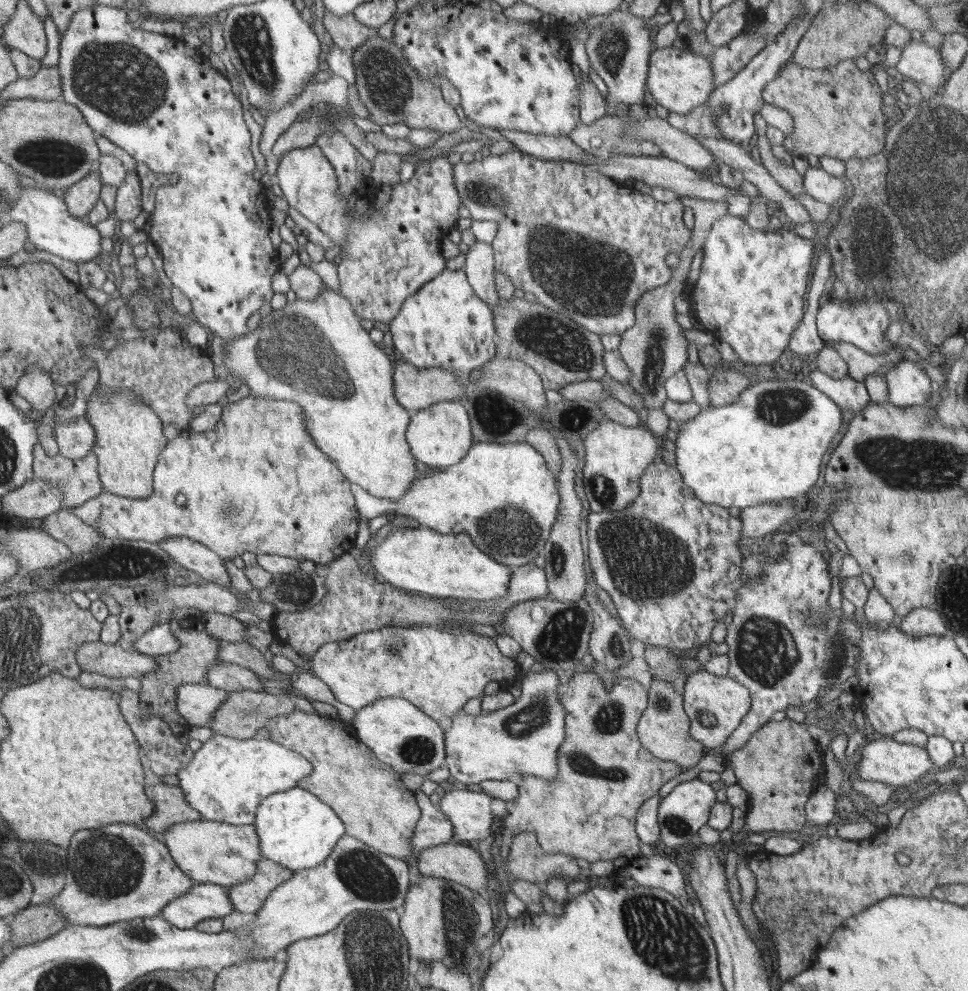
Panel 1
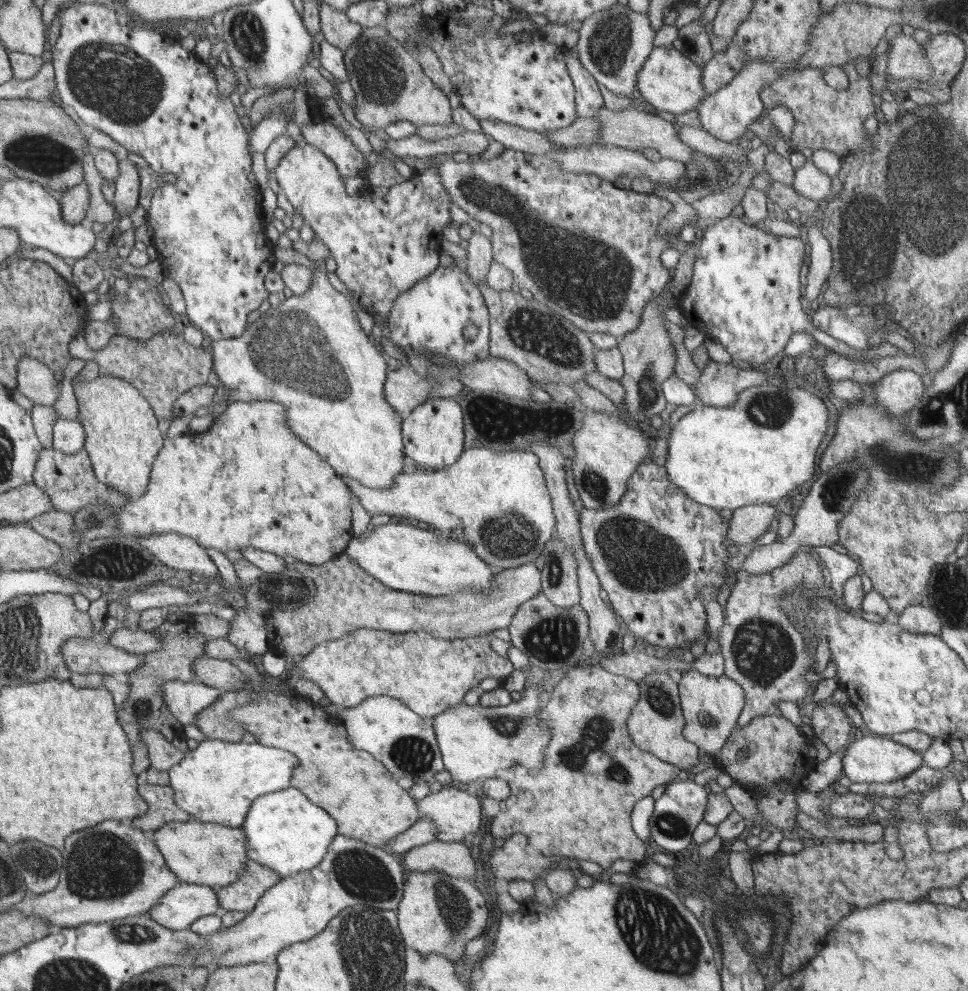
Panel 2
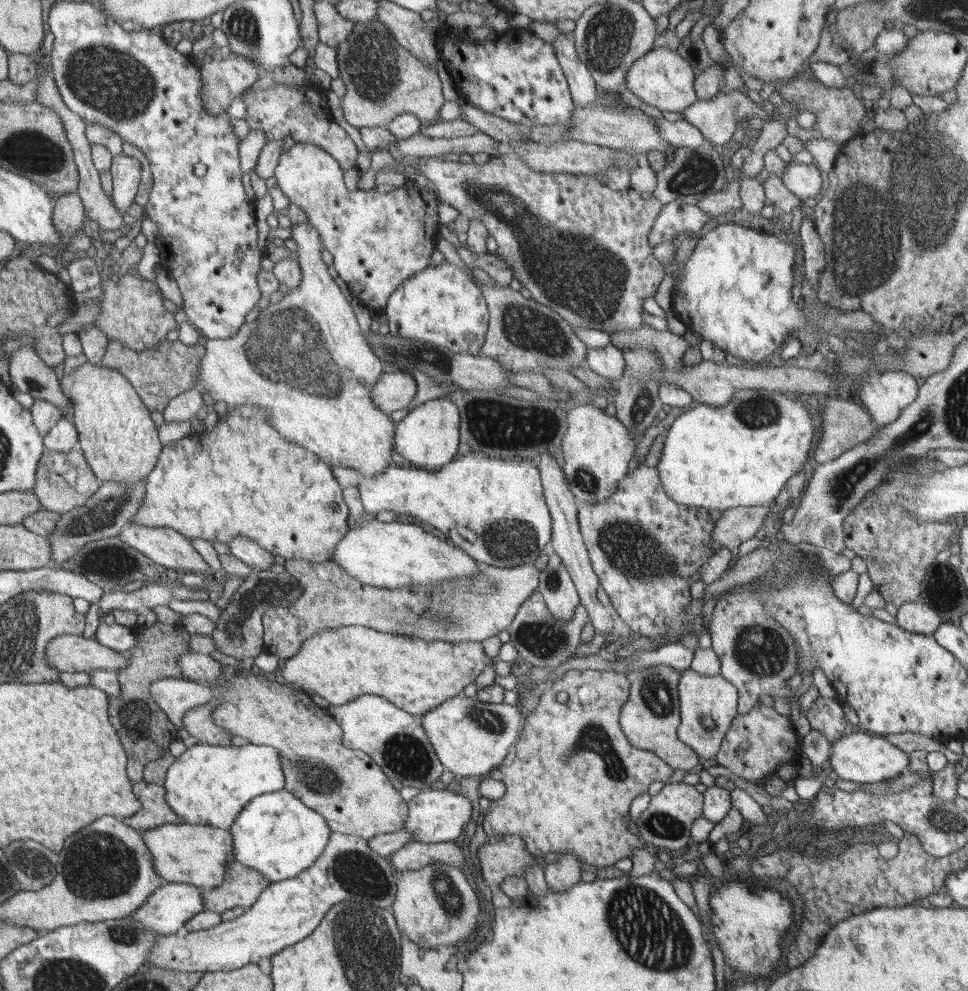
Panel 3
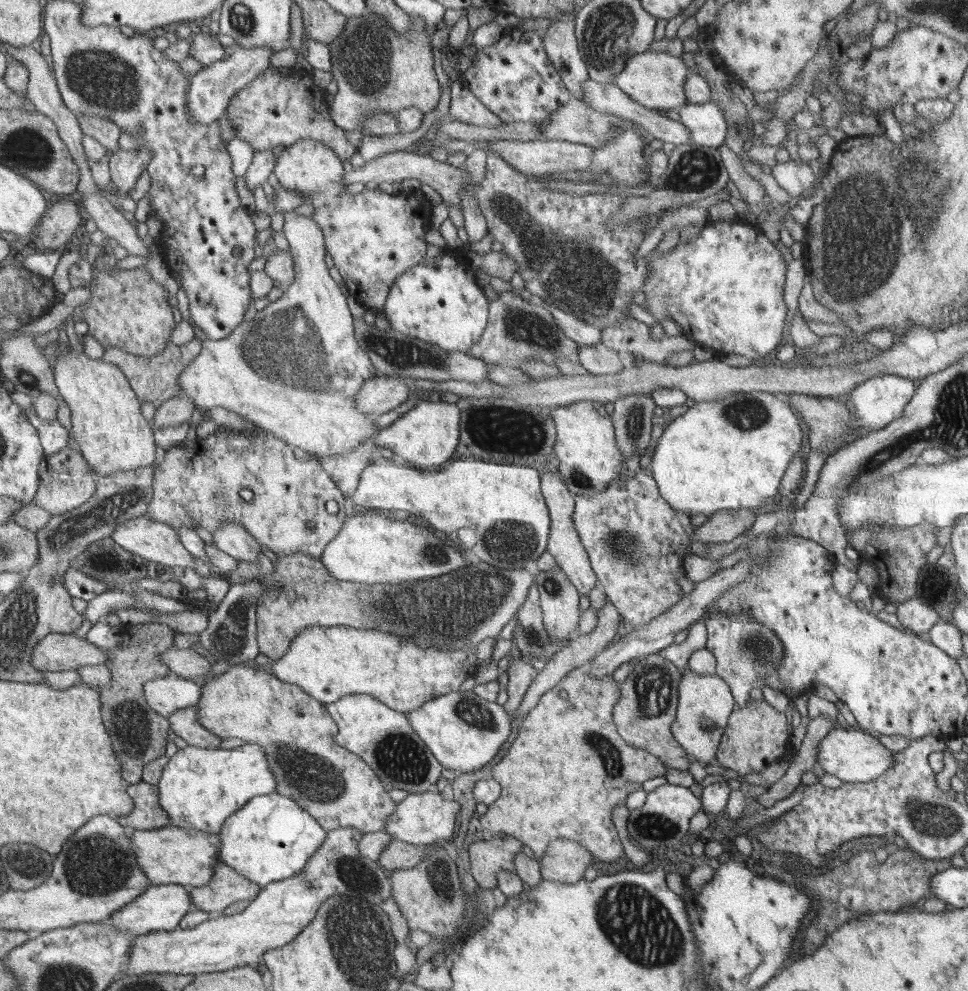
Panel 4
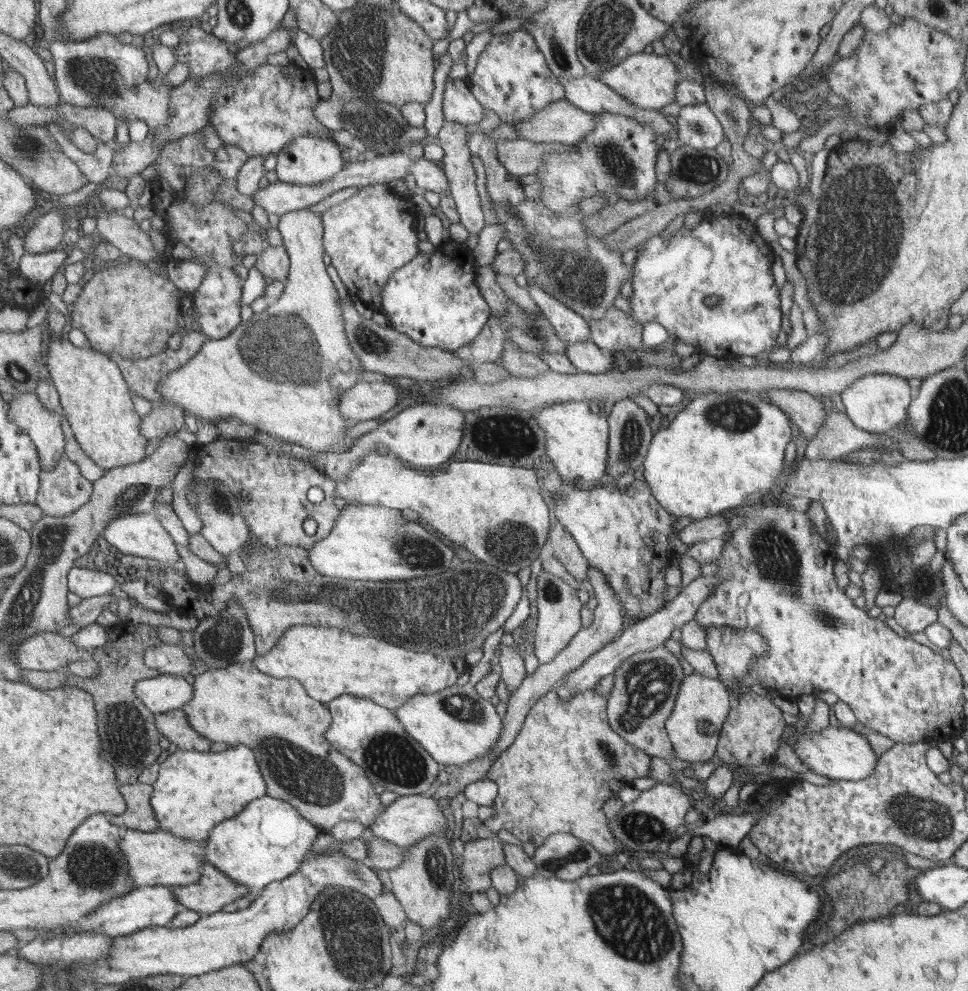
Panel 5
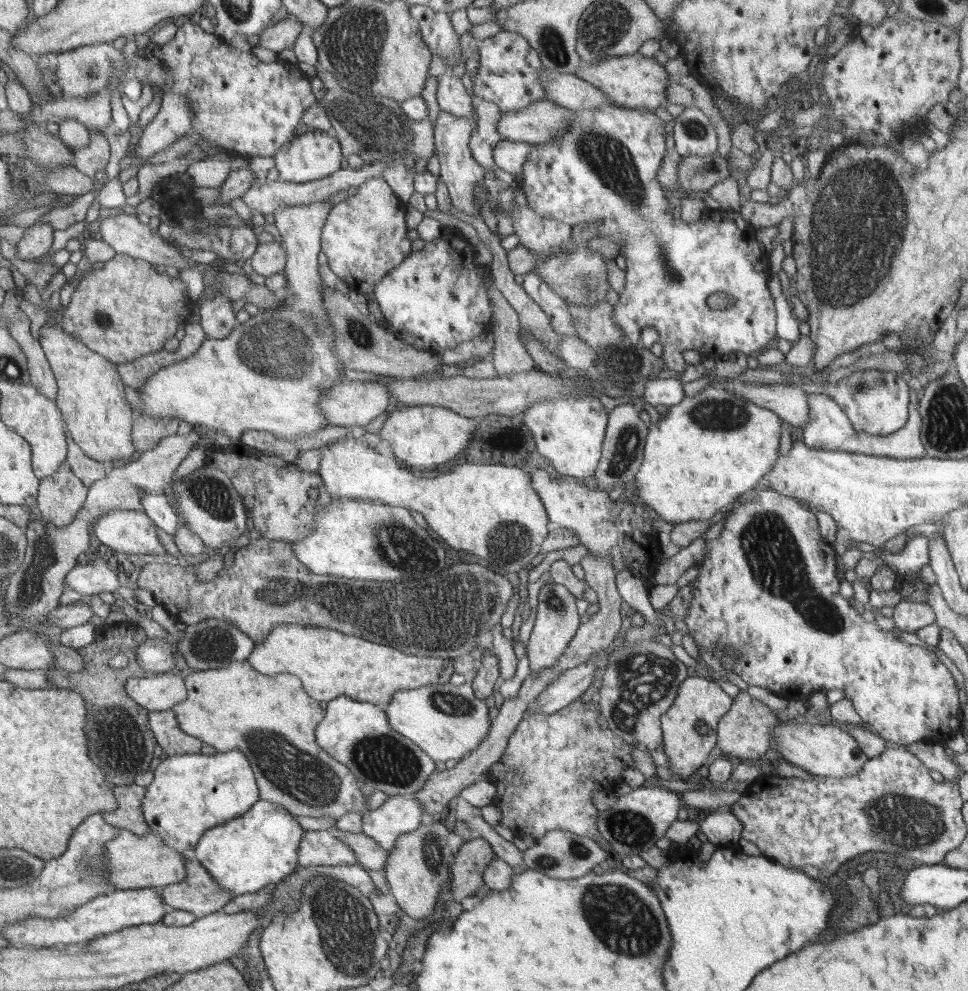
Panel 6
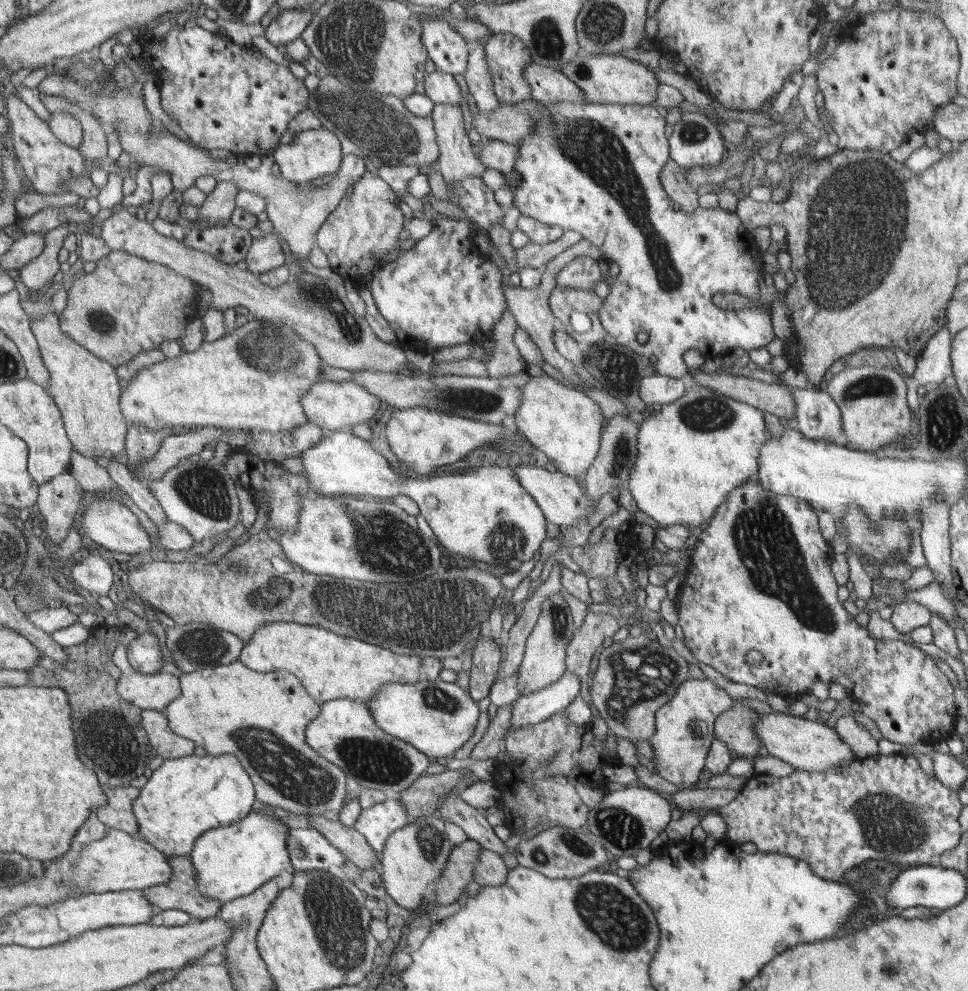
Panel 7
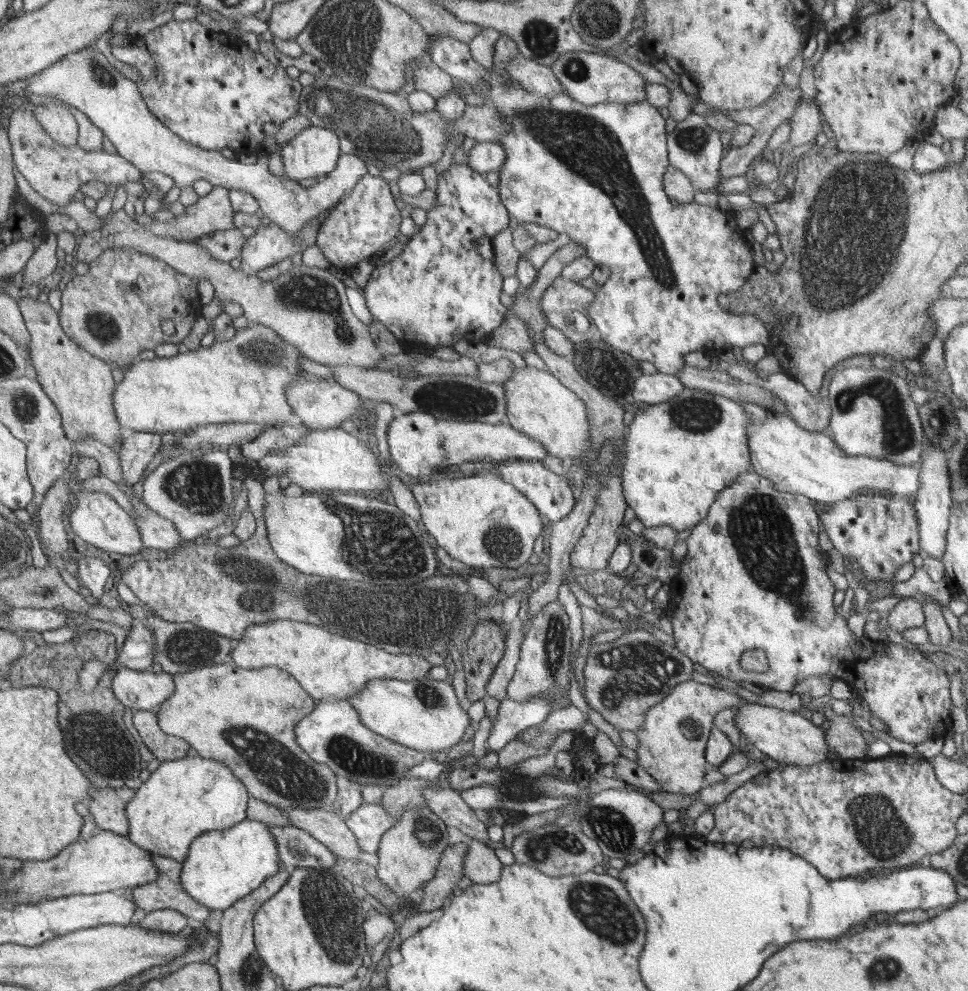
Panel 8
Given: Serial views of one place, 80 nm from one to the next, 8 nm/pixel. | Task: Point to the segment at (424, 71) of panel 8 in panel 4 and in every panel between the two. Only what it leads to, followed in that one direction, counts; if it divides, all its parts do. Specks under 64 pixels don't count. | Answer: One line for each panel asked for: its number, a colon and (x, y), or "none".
4: (465, 107)
5: (460, 106)
6: (451, 94)
7: (442, 88)

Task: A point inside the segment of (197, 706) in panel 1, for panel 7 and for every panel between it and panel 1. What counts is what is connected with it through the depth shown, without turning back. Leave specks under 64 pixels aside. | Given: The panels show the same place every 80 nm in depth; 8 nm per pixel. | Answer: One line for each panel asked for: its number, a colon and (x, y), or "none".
2: (185, 700)
3: (175, 696)
4: (171, 693)
5: (166, 692)
6: (162, 691)
7: (155, 691)

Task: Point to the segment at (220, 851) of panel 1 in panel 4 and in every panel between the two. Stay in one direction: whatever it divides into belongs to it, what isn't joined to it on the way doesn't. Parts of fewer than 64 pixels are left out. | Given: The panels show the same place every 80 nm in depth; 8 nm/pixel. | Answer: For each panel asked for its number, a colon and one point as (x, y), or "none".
2: (197, 852)
3: (198, 855)
4: (169, 855)

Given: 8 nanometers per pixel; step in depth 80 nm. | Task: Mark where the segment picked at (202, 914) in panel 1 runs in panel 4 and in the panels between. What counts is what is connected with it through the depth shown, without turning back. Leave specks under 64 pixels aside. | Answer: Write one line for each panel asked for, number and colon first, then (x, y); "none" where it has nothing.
2: (180, 907)
3: (167, 911)
4: (160, 908)

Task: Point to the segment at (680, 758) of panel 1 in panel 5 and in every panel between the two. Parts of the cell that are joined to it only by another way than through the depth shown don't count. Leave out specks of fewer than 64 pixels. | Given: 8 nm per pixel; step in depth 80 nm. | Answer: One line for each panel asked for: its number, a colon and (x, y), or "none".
2: (656, 724)
3: (650, 719)
4: (644, 714)
5: (647, 683)

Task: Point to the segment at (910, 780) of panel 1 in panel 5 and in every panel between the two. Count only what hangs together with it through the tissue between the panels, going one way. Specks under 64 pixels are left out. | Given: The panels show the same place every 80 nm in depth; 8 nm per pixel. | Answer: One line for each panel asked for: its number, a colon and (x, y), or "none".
2: (877, 758)
3: (863, 757)
4: (851, 754)
5: (841, 753)

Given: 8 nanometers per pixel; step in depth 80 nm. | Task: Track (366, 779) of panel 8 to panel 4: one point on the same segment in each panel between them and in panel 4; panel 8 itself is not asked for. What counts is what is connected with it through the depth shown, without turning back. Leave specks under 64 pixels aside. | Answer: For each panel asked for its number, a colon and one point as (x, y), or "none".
4: (383, 737)
5: (372, 736)
6: (358, 734)
7: (345, 733)

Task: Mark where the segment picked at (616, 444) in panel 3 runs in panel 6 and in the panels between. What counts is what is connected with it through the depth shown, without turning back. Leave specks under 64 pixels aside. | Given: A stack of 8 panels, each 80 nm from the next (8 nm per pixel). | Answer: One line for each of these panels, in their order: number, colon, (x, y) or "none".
4: (586, 448)
5: (577, 433)
6: (570, 431)

